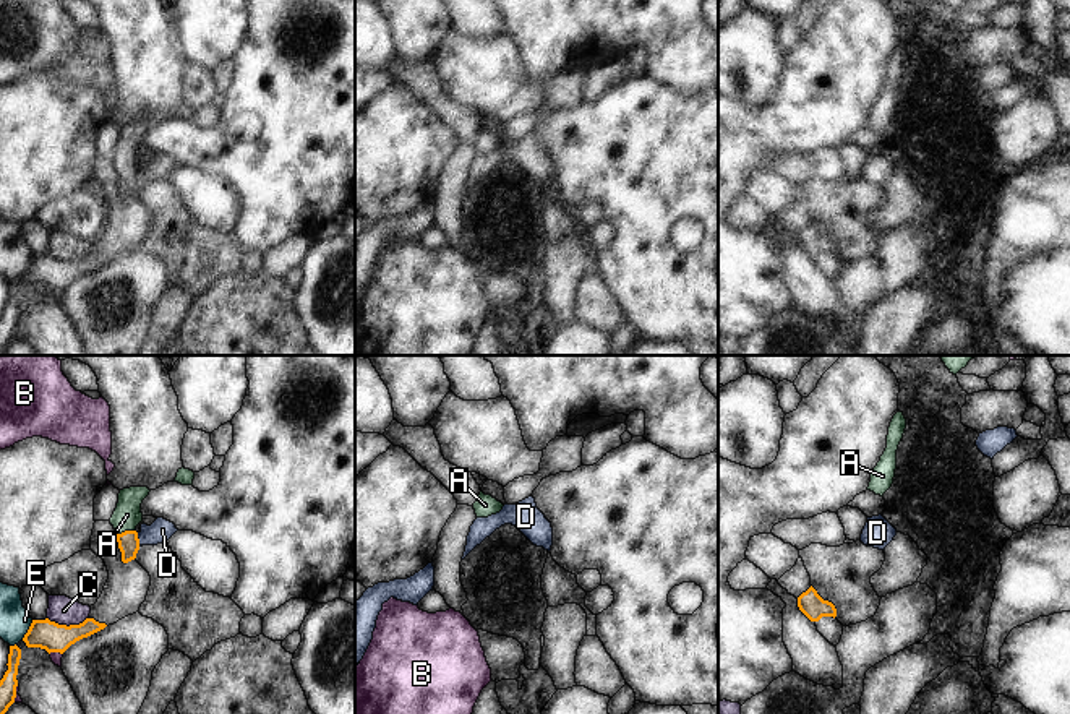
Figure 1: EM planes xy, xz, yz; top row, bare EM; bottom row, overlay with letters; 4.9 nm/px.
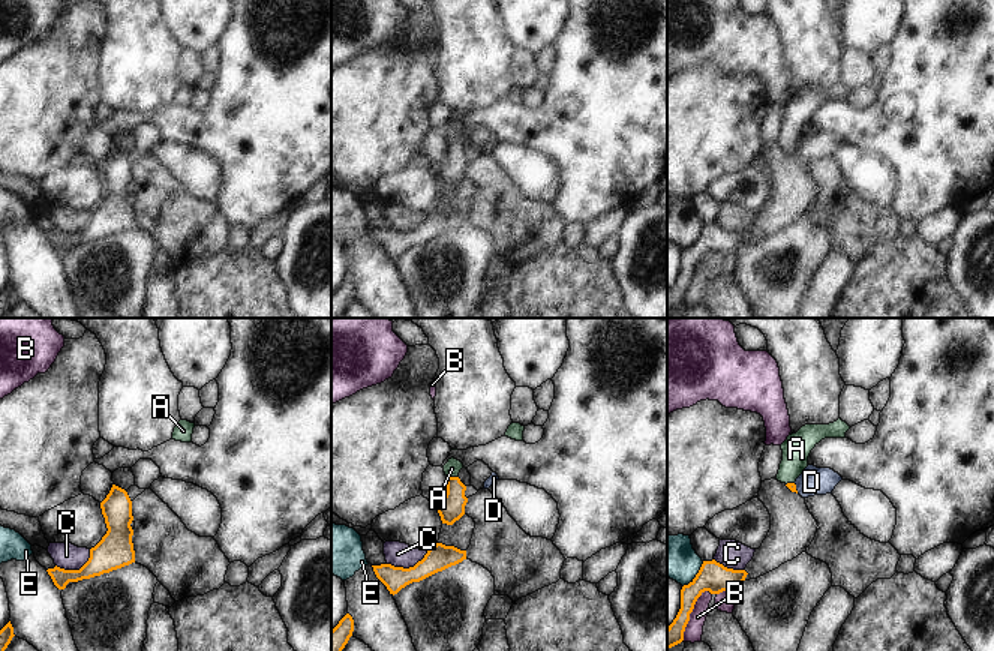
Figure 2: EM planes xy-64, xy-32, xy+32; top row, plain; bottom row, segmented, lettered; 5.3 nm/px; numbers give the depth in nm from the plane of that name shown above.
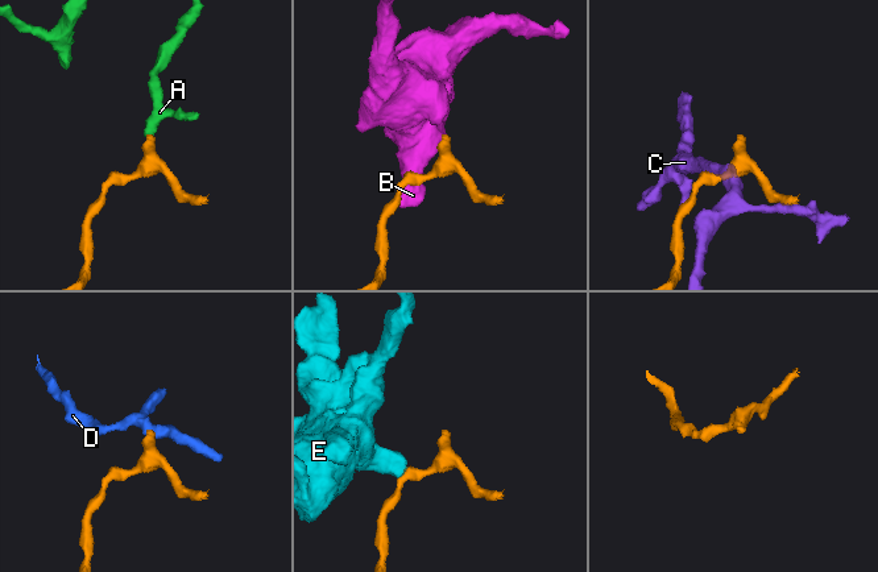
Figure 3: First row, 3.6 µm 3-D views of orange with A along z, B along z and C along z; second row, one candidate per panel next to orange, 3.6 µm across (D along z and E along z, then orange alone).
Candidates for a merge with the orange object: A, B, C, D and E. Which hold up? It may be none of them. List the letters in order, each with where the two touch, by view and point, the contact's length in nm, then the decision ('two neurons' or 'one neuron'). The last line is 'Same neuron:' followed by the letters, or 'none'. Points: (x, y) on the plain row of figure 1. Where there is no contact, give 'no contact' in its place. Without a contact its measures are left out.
A: contact xy (125, 167); length 90 nm; one neuron
B: contact xy (15, 330); length 90 nm; two neurons
C: contact xy (65, 262); length 200 nm; two neurons
D: contact xy (138, 176); length 70 nm; two neurons
E: contact xy (28, 266); length 110 nm; two neurons
Same neuron: A

